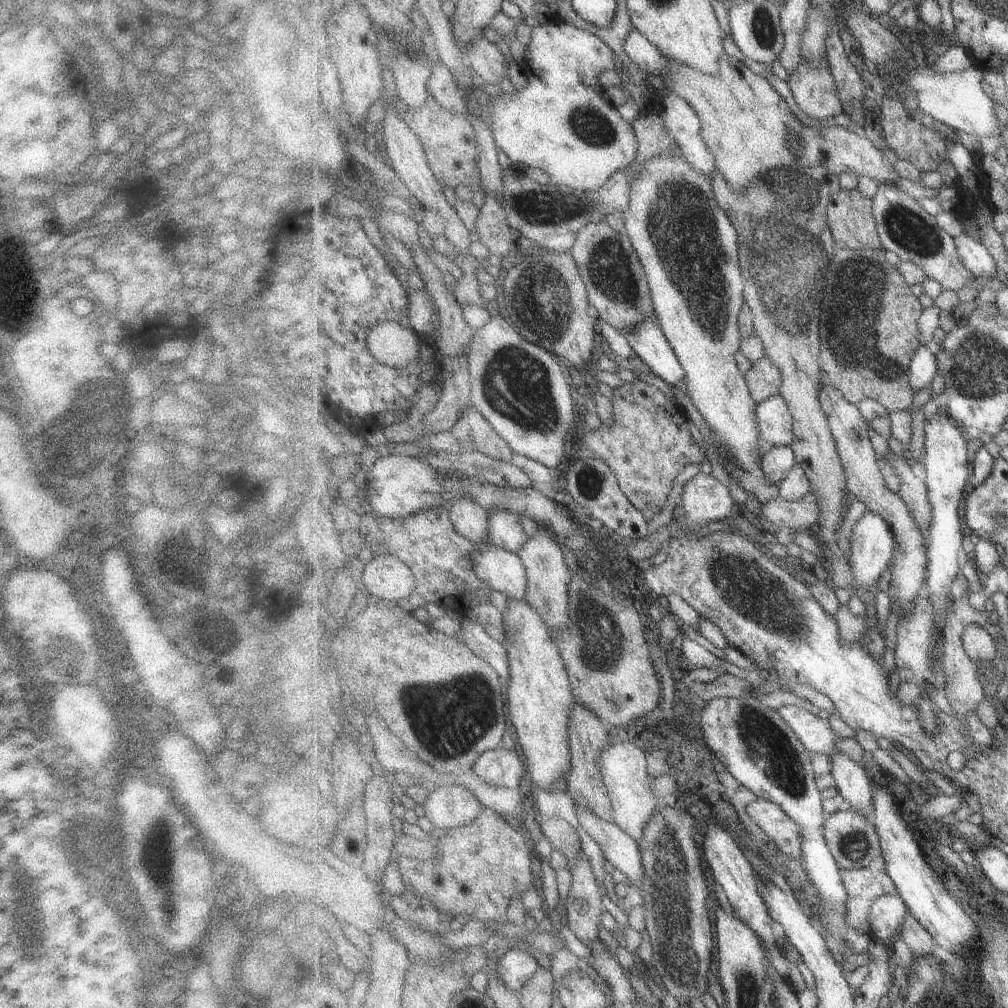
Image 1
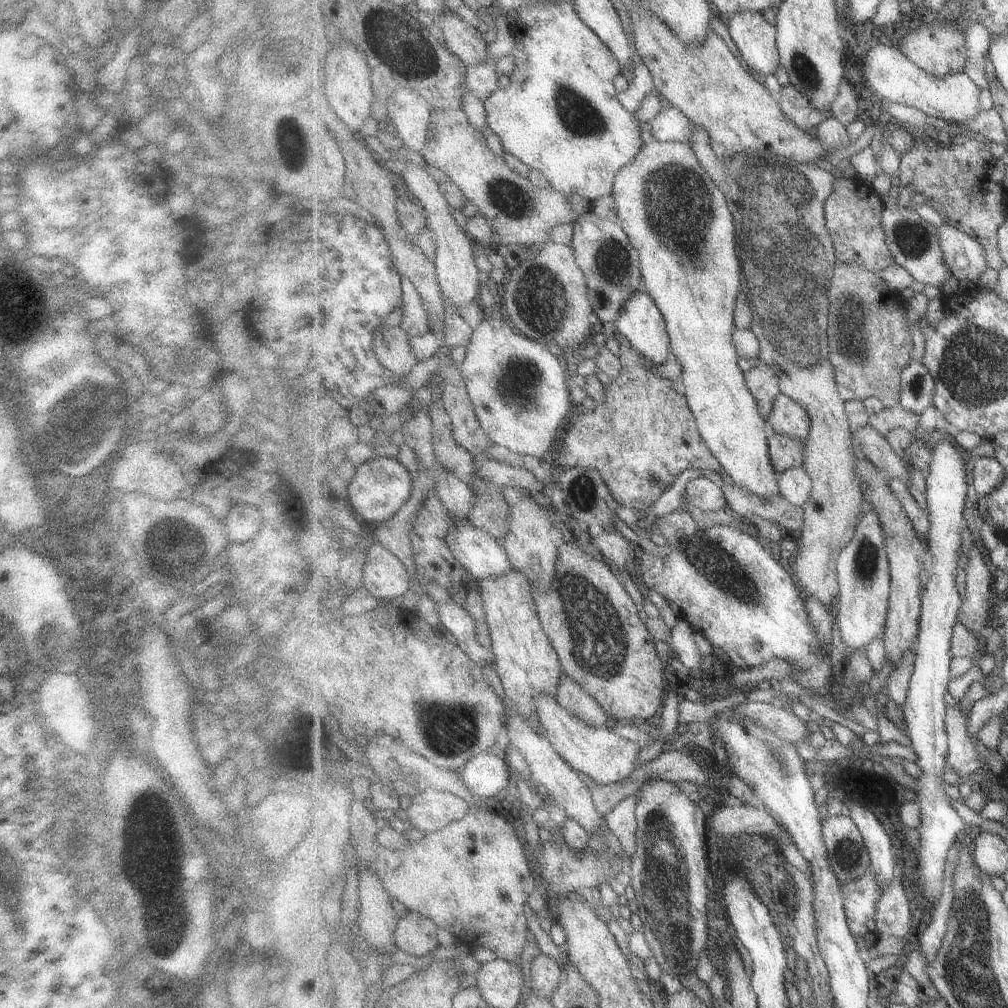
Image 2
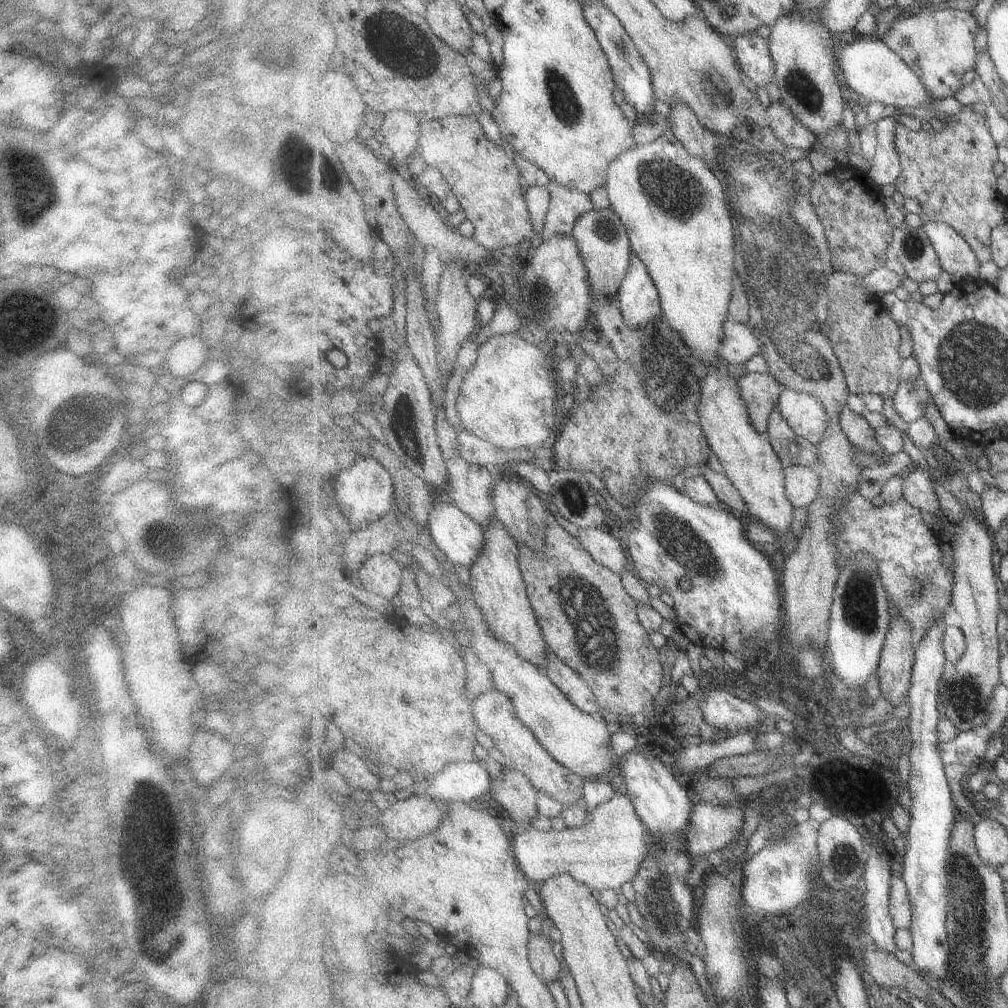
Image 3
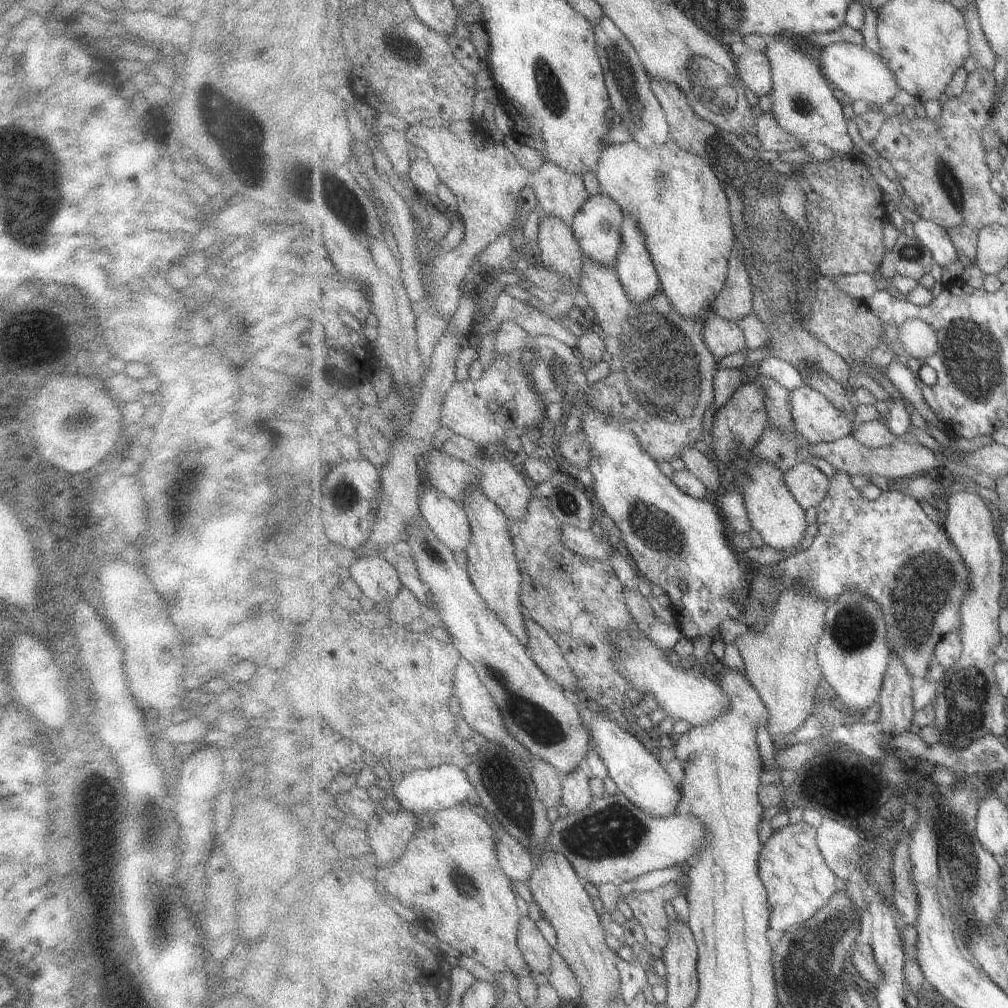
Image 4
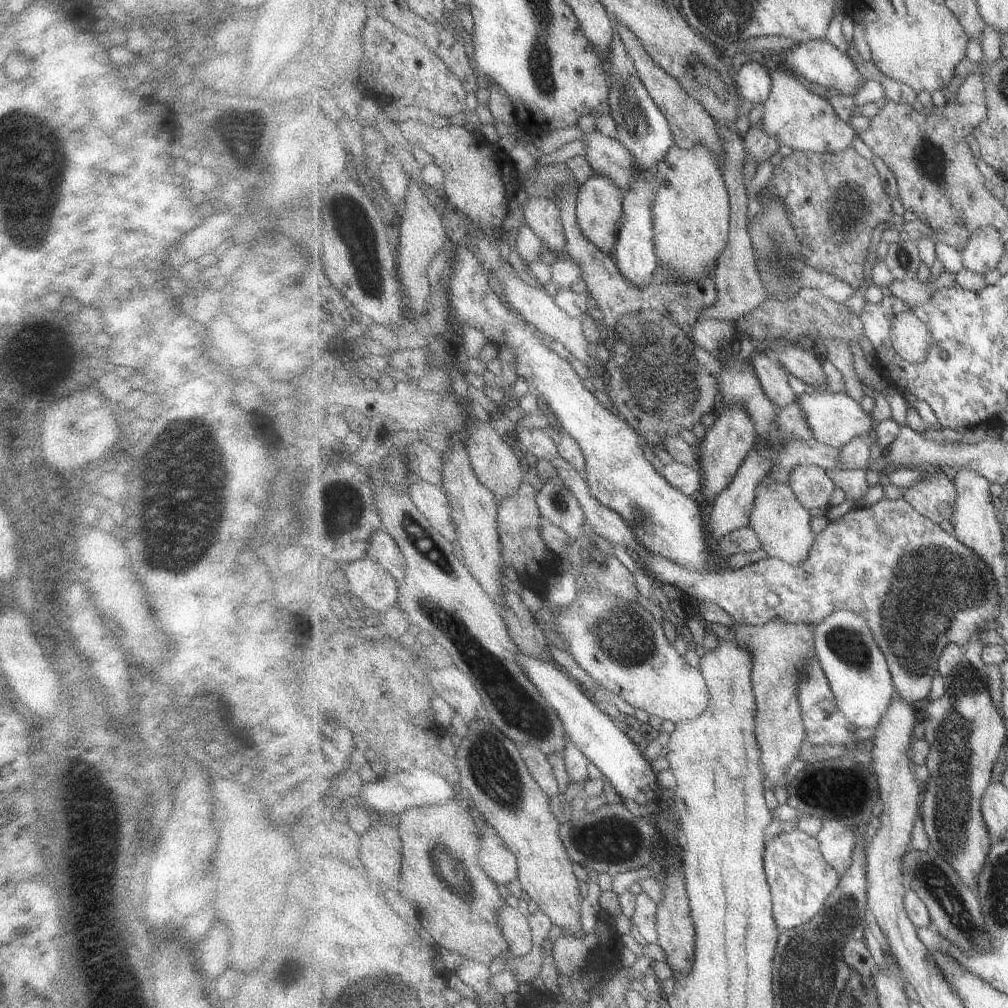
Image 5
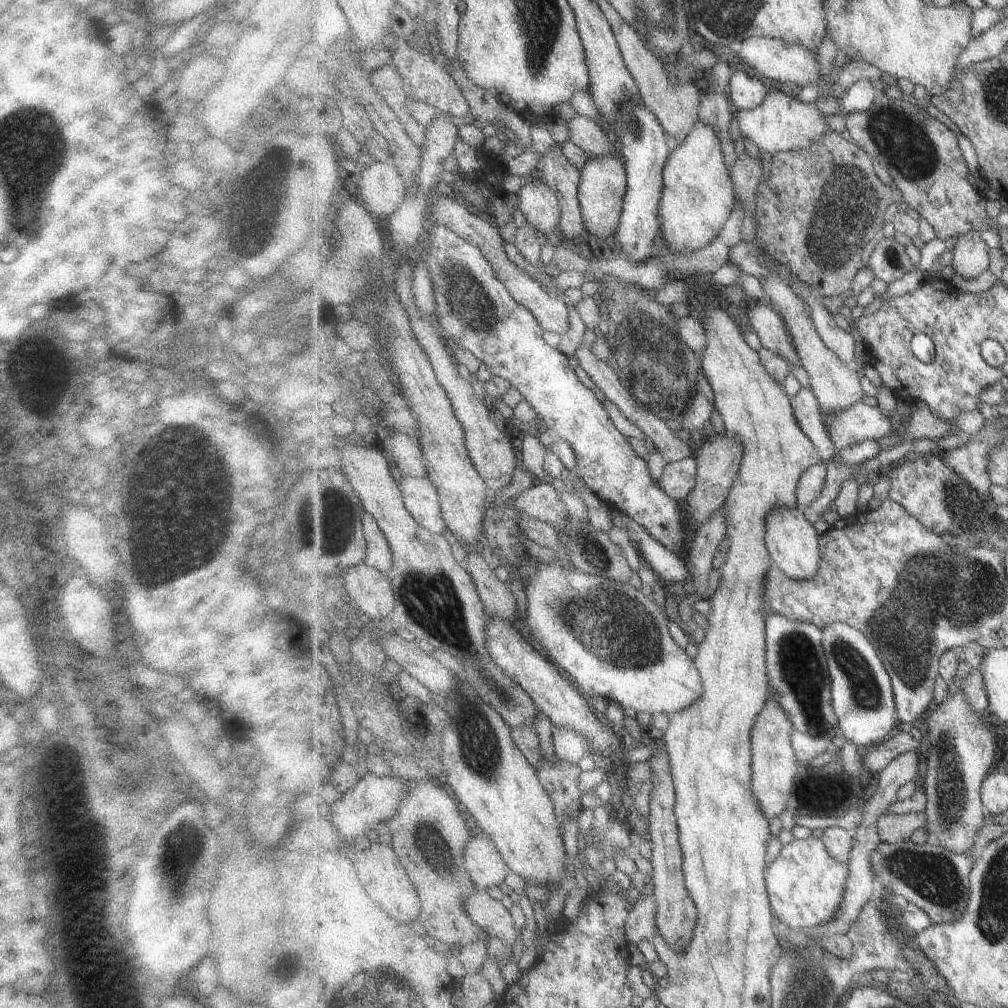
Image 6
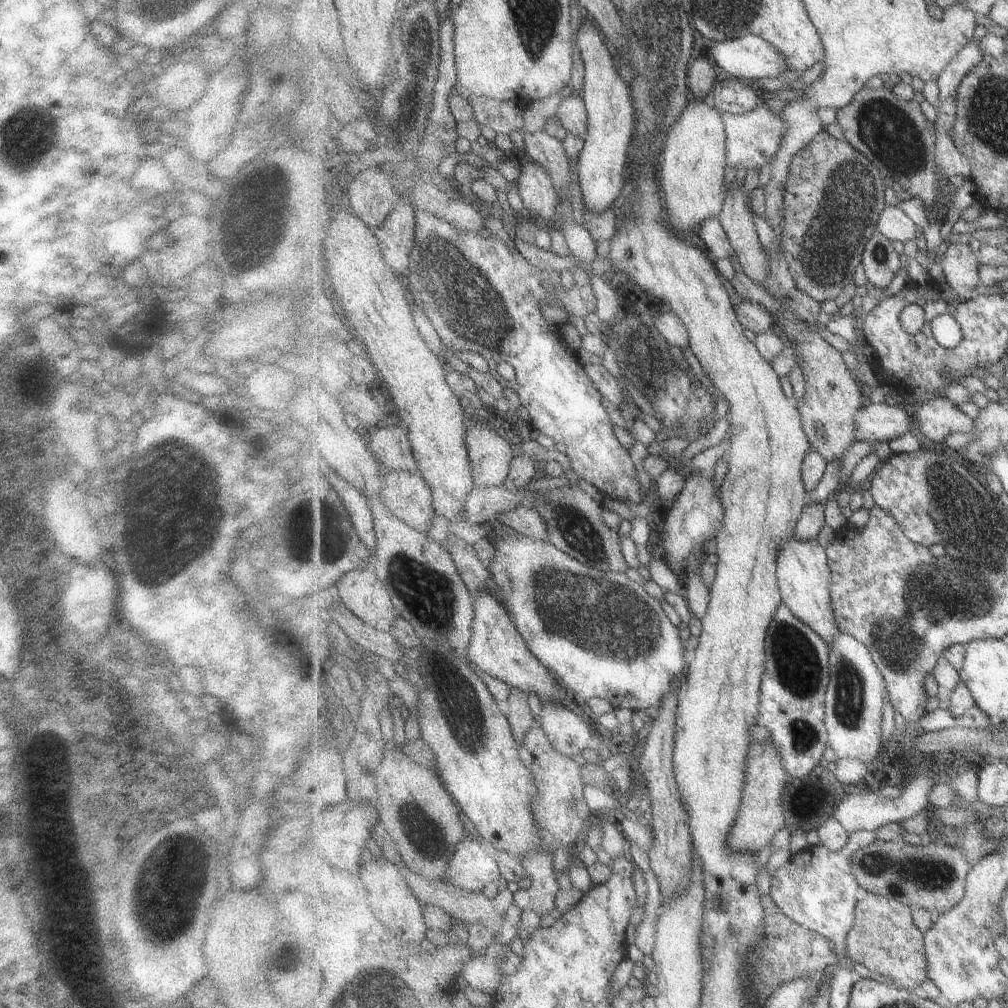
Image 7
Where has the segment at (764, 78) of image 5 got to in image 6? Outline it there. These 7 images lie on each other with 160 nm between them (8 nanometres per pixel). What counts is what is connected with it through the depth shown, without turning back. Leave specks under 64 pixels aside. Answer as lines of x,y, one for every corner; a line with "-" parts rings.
737,71
729,82
728,99
735,110
754,110
765,101
769,90
763,80
749,76
747,72

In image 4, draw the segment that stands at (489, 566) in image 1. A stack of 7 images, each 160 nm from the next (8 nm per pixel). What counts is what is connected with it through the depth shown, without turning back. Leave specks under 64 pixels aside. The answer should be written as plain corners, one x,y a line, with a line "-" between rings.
433,487
423,488
420,511
433,532
453,552
466,551
472,541
472,525
464,504

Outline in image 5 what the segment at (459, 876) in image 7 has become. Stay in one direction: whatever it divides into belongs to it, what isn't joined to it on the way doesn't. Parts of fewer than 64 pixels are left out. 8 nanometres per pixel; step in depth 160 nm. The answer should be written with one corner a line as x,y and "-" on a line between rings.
486,822
478,853
479,863
485,872
497,884
508,886
518,878
518,860
497,834
497,831

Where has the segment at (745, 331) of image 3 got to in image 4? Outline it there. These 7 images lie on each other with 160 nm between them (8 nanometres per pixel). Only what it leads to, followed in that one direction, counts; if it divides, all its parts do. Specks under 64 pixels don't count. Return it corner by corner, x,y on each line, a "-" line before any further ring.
717,314
709,315
704,322
704,341
718,360
743,348
749,351
739,323
724,319

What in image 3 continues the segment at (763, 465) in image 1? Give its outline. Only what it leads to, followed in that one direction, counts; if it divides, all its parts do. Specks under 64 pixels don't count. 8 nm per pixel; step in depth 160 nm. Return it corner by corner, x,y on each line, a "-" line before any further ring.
779,409
773,410
766,434
782,460
783,466
815,466
820,456
816,444
801,437
789,426

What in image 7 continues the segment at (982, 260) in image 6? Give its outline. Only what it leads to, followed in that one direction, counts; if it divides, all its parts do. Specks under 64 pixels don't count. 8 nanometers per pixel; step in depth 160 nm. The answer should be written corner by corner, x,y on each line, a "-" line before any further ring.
967,239
960,243
950,243
940,264
946,283
957,293
959,299
971,300
971,292
981,285
979,262
979,254
971,250

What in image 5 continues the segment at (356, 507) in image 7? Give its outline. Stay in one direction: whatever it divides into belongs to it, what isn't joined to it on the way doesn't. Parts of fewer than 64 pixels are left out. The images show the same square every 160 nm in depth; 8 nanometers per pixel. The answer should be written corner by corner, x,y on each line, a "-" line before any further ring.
384,528
374,532
365,558
381,563
398,581
403,580
407,574
405,555
397,541

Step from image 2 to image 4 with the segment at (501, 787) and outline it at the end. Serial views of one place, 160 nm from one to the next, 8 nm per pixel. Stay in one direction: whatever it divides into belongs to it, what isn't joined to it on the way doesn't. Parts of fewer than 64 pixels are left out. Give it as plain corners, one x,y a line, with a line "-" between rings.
445,764
433,770
417,770
415,774
407,774
401,782
395,780
387,780
391,783
391,790
387,789
389,797
397,799
407,810
413,810
415,814
424,813
425,811
438,811
448,809
455,804
463,804
465,800
469,800
469,796
478,790
471,784
471,778
457,766

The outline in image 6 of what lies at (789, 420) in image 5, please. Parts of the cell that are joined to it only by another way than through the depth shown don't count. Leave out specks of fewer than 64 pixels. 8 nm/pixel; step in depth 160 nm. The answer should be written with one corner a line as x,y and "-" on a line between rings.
802,387
792,400
793,410
796,411
801,430
808,435
820,452
822,462
825,464
831,462
837,452
837,446
829,436
816,394
810,387

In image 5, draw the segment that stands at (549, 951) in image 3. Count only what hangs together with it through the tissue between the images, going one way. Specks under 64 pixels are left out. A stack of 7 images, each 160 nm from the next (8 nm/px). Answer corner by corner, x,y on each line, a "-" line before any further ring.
505,904
498,910
498,921
504,930
514,957
527,956
534,947
529,916

